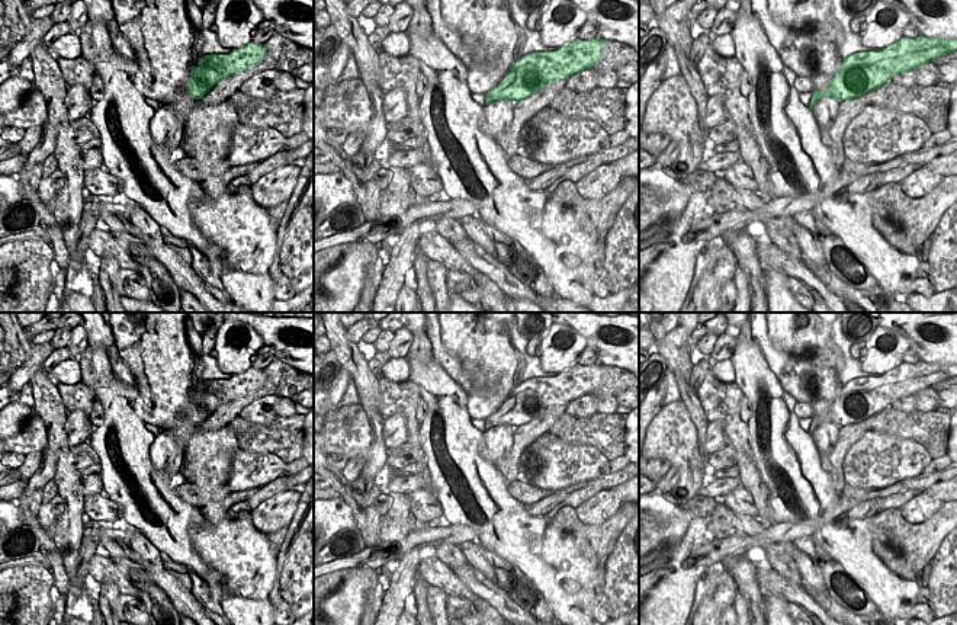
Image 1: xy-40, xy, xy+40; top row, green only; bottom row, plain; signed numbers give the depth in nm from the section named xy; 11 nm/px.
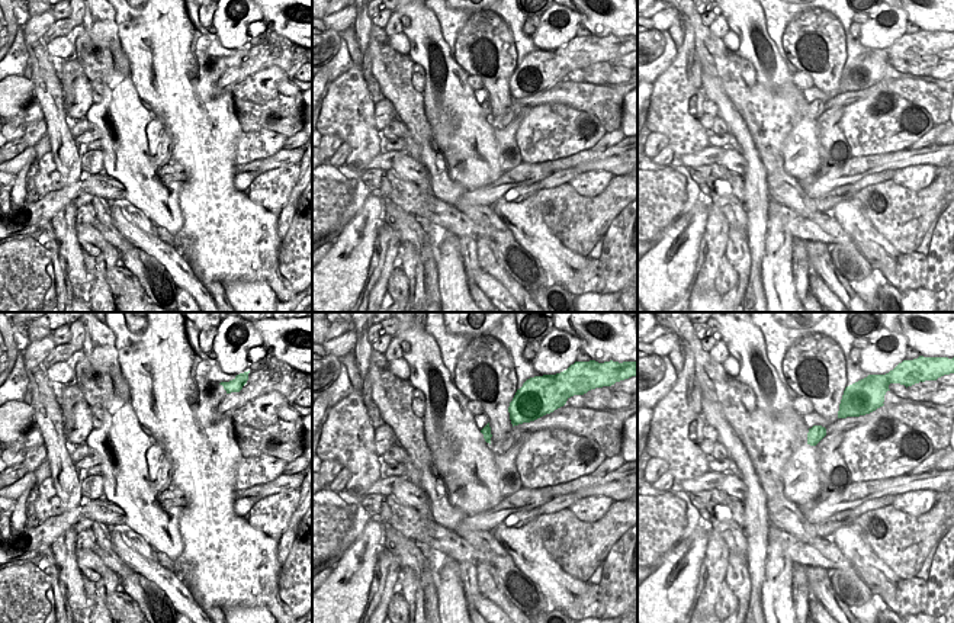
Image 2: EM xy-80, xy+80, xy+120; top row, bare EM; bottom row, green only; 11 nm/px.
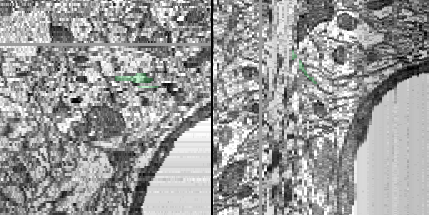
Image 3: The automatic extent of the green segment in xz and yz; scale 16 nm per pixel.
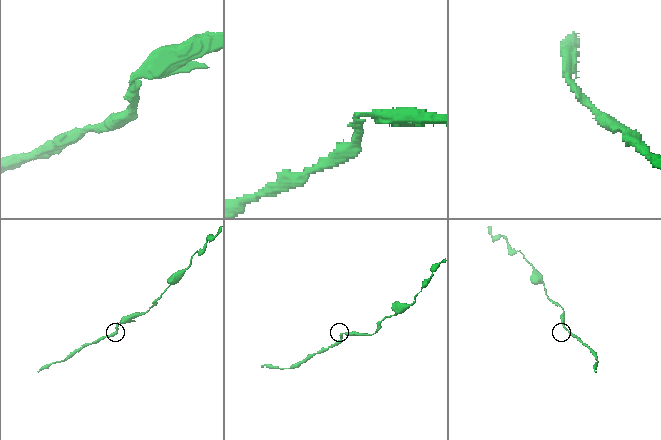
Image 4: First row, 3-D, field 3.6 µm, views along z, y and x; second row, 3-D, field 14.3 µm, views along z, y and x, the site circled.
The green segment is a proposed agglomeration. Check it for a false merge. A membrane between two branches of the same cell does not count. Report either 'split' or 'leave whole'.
leave whole

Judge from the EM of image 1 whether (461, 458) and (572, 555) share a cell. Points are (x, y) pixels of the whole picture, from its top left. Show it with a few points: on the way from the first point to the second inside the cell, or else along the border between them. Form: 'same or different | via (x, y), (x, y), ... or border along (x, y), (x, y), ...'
different | border along (548, 523), (539, 555), (551, 564)

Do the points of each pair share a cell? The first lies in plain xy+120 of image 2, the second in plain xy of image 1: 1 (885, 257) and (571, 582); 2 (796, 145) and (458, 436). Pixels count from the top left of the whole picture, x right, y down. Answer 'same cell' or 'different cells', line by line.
1: different cells
2: same cell

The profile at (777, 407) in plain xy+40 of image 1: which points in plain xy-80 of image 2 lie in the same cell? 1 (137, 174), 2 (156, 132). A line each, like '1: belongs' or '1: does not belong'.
1: belongs
2: does not belong

